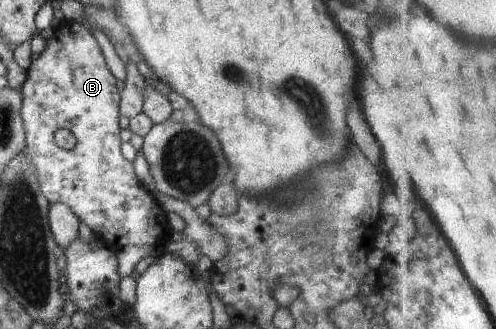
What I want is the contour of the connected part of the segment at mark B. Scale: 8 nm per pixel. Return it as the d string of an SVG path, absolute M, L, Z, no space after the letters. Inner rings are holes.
M65 21L63 24L55 28L52 36L47 40L46 48L39 54L36 60L33 60L26 69L26 80L22 85L21 93L23 94L22 108L20 108L20 118L24 123L24 134L26 135L26 146L28 146L28 160L32 162L32 168L36 170L36 180L40 182L40 190L50 204L64 204L68 206L72 212L79 218L80 222L84 222L90 230L92 230L98 240L101 240L112 252L118 252L125 246L163 246L169 242L170 233L173 230L167 224L167 213L160 206L160 203L151 195L146 187L138 181L136 173L134 173L135 165L126 160L120 151L120 130L119 125L119 100L120 94L116 87L116 77L108 70L106 59L102 54L102 49L98 46L96 38L90 33L88 28L84 28L77 23ZM60 129L68 129L76 137L77 143L72 150L62 150L56 146L54 142L55 132Z

